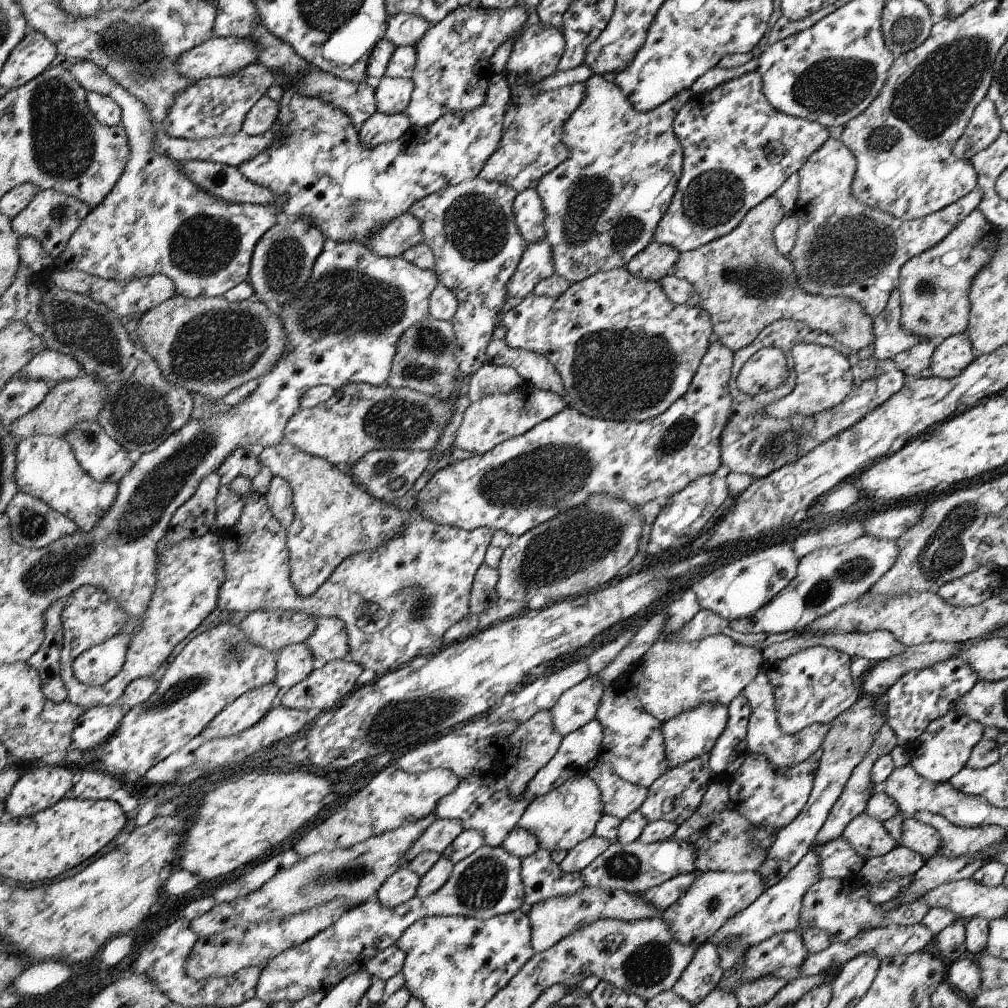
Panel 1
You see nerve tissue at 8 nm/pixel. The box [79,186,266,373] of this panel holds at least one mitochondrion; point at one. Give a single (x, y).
(204, 246)

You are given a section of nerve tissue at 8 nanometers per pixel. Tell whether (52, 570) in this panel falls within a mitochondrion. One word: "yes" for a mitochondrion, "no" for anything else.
yes

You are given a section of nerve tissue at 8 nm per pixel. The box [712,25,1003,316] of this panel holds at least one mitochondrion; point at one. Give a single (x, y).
(930, 99)

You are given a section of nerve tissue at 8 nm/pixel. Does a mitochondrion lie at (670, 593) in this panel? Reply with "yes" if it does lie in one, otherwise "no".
no

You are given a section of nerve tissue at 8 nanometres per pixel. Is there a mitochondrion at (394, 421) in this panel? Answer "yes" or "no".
yes

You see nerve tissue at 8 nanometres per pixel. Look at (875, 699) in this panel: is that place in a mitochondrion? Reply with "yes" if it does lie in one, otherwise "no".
no

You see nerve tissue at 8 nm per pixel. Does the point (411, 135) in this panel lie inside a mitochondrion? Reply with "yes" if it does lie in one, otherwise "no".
no

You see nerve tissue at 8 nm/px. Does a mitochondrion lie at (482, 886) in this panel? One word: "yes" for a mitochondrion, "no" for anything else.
yes

